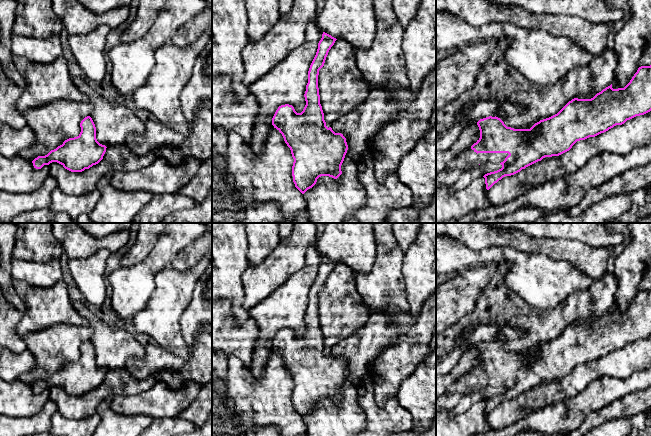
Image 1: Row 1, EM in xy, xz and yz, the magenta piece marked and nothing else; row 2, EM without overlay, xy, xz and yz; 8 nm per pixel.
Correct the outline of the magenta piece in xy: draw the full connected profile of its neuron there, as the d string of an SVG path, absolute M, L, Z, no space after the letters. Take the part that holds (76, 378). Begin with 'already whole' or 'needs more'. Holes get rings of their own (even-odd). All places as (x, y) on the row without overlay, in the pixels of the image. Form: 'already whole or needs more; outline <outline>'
already whole; outline M90 340L81 347L81 356L77 361L69 362L45 380L38 380L32 387L34 392L41 393L52 386L61 388L71 396L82 396L98 388L106 376L106 370L96 363L96 351Z

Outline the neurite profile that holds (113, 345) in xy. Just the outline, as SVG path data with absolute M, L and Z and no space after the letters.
M74 301L76 311L93 329L92 342L96 351L97 365L106 371L125 368L128 358L143 358L144 347L126 329L110 326L96 315L83 301Z

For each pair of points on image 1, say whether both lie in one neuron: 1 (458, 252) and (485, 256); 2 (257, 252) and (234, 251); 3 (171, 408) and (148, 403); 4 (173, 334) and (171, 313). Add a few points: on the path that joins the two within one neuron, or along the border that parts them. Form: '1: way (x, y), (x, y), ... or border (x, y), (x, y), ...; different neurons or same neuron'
1: way (465, 256), (478, 256); same neuron
2: border (245, 233), (248, 262), (250, 264); different neurons
3: way (165, 403), (154, 403); same neuron
4: way (171, 329), (171, 318); same neuron

